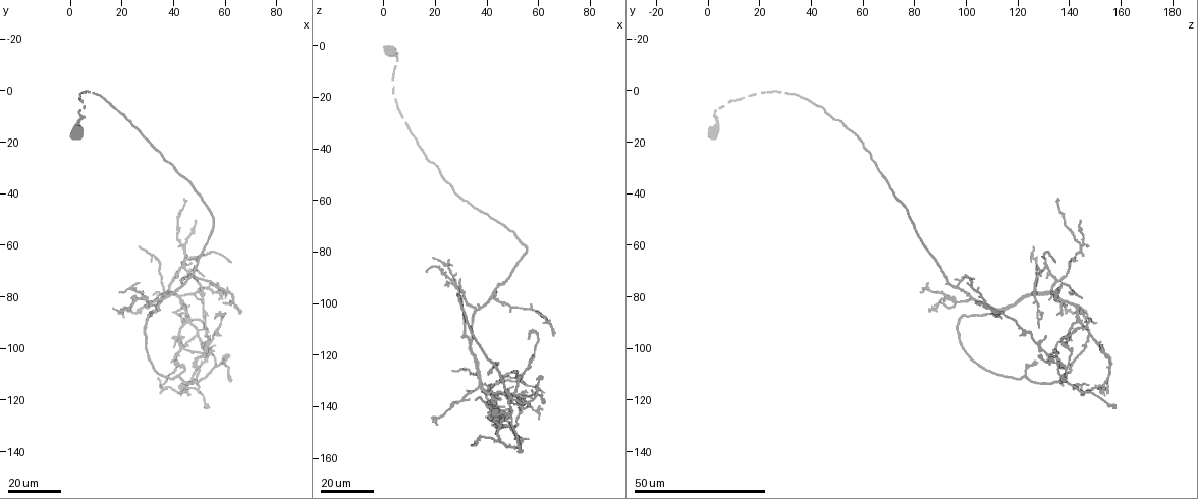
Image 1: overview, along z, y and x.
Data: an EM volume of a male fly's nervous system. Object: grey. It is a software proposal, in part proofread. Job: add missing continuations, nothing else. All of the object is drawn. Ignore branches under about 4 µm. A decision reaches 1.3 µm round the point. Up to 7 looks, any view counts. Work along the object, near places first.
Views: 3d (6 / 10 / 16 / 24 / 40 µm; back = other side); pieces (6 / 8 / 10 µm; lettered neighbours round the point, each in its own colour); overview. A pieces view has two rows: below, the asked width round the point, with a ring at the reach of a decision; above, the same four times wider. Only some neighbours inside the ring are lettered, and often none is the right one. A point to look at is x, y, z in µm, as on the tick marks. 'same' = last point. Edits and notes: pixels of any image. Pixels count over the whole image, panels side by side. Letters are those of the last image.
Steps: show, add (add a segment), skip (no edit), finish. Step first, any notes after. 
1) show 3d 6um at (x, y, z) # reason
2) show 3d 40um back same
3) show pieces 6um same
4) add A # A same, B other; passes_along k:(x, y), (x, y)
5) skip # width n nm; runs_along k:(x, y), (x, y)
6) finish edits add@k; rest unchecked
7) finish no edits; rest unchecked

show 3d 16um at (62, 66, 135) # branch stops here

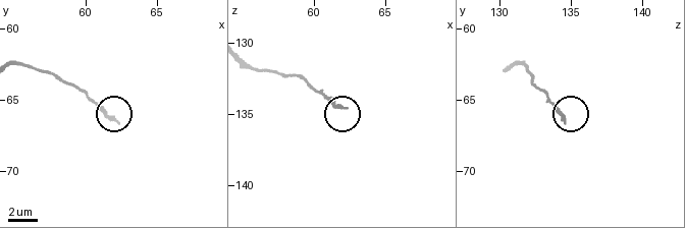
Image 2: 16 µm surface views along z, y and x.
show 3d 6um at (62.2, 66.4, 134.8)

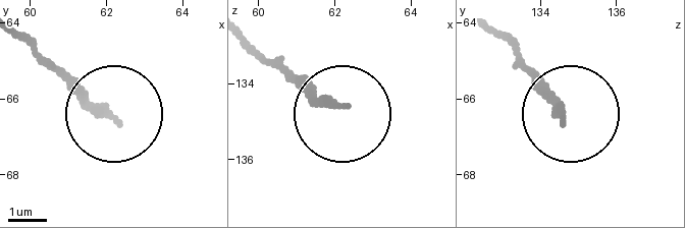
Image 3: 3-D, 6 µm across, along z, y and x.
show pieces 8um at (62.20, 66.45, 134.60) # what lies round it

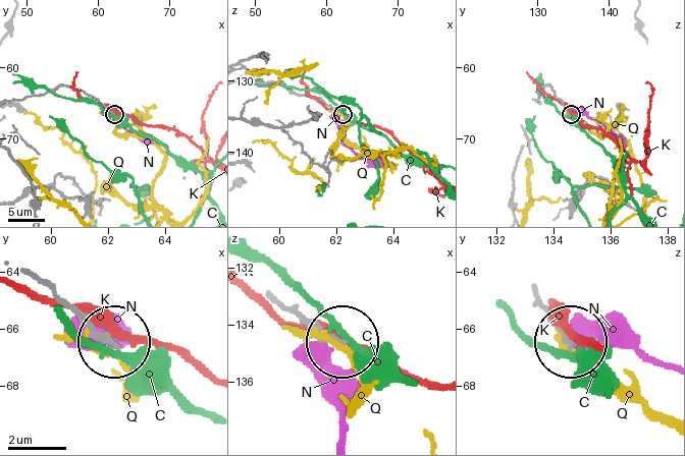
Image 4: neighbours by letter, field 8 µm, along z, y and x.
skip # C other, K other, N other, Q other; runs_along 4:(45, 283), (108, 339); no lettered segment goes on from it

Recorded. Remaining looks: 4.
show 3d 24um at (65, 86, 113)

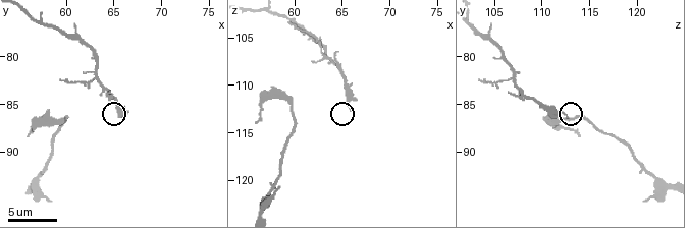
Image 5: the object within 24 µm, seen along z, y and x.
show pieces 8um at (65.8, 86.4, 112.4)

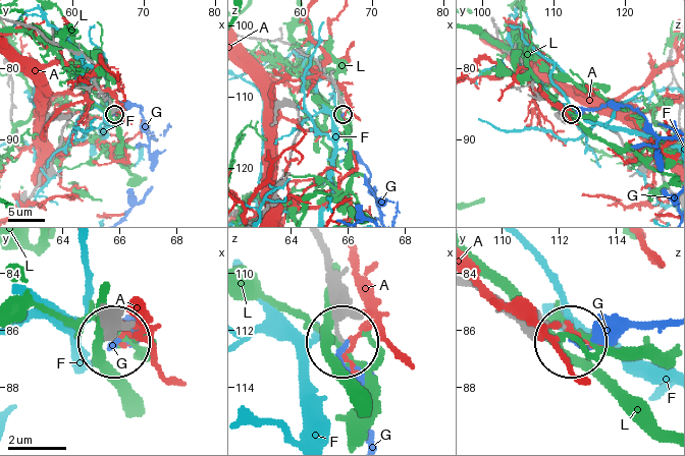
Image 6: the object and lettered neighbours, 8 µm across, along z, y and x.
skip # A other, F other, G other, L other; runs_along 6:(321, 253), (343, 346); no lettered segment goes on from it

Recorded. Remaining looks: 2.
show pieces 8um at (55.8, 88.2, 114.0) # tapers out

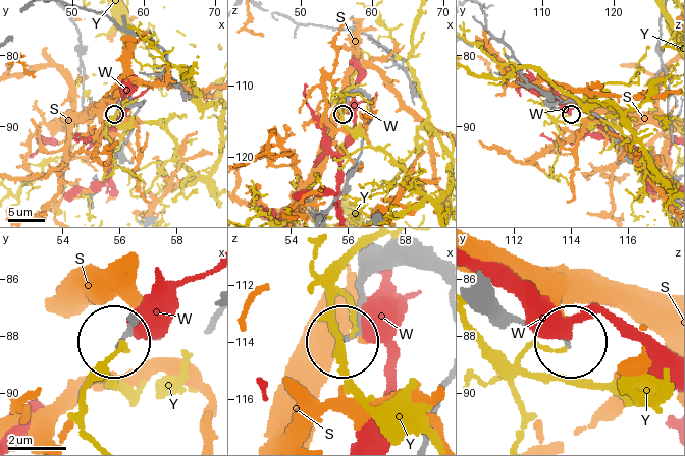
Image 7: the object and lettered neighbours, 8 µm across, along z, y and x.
skip # S other, W other, Y other; runs_along 7:(433, 274), (419, 267), (375, 274), (349, 337); no lettered segment goes on from it

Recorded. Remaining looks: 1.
finish no edits; rest unchecked

